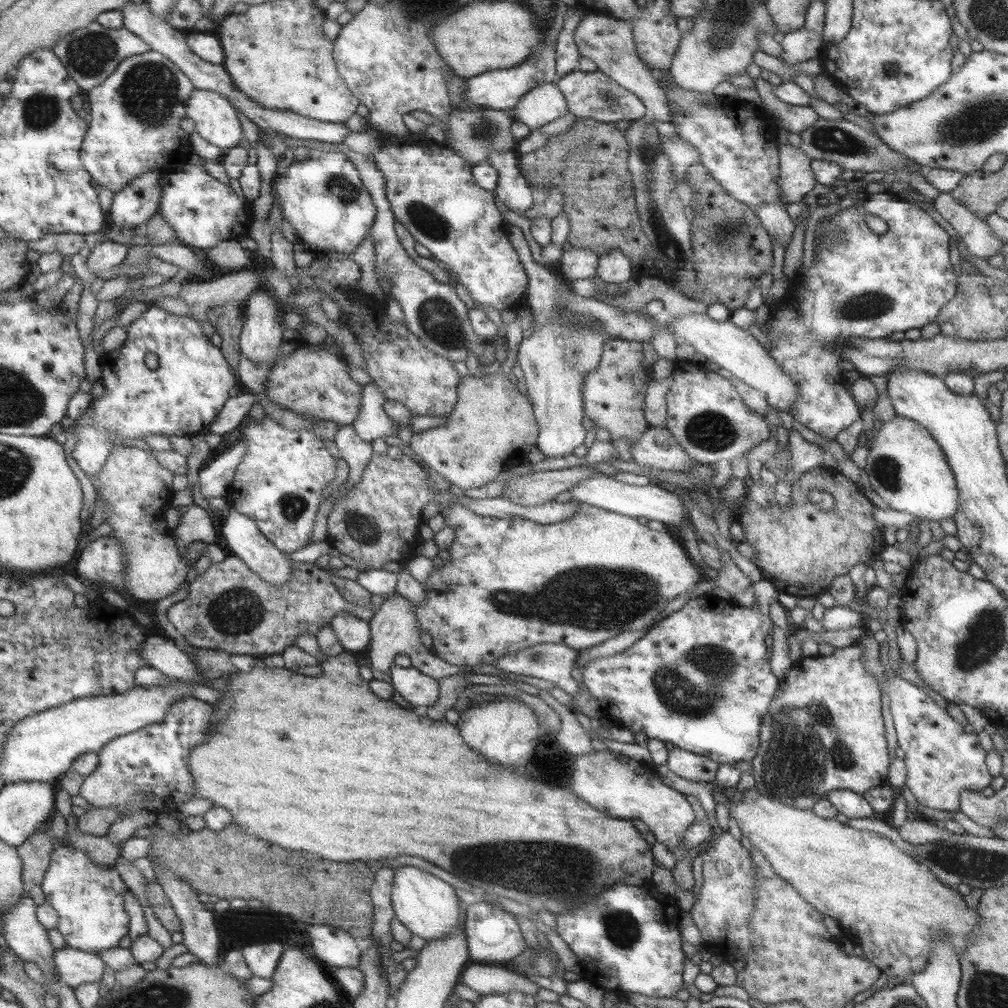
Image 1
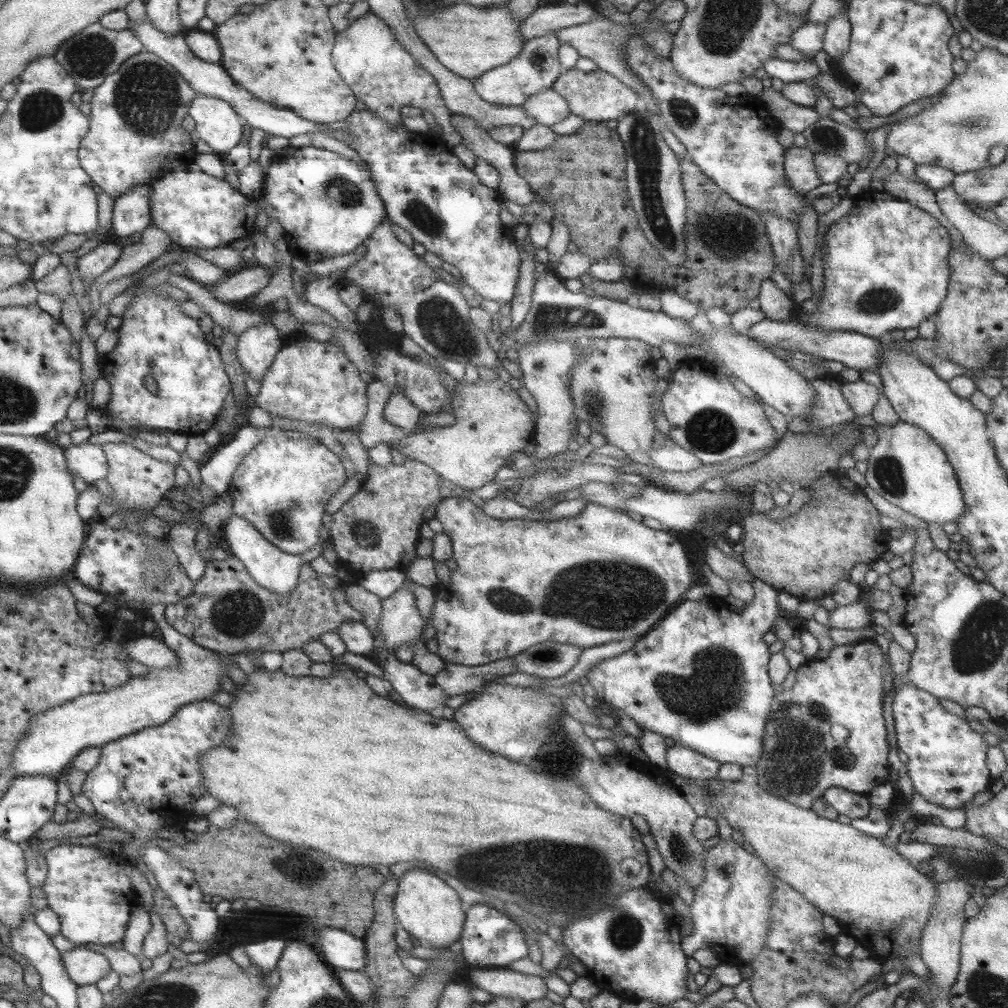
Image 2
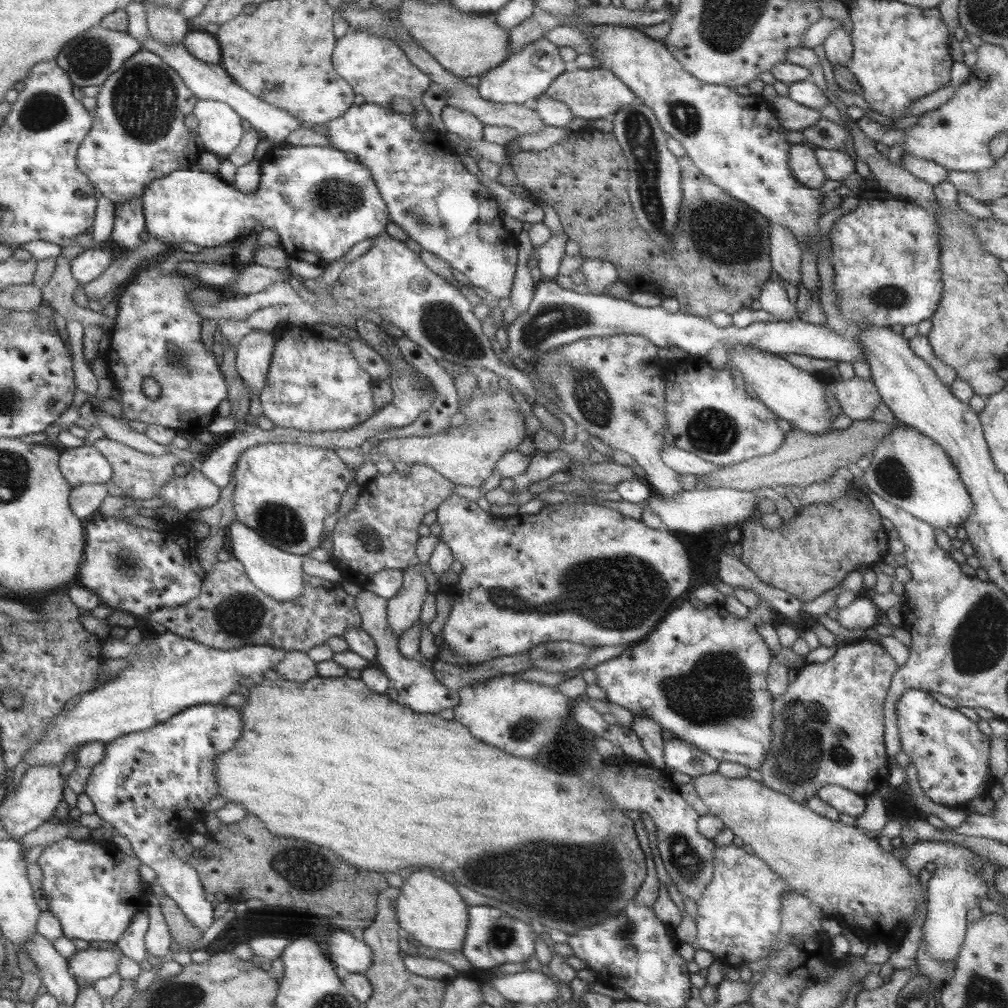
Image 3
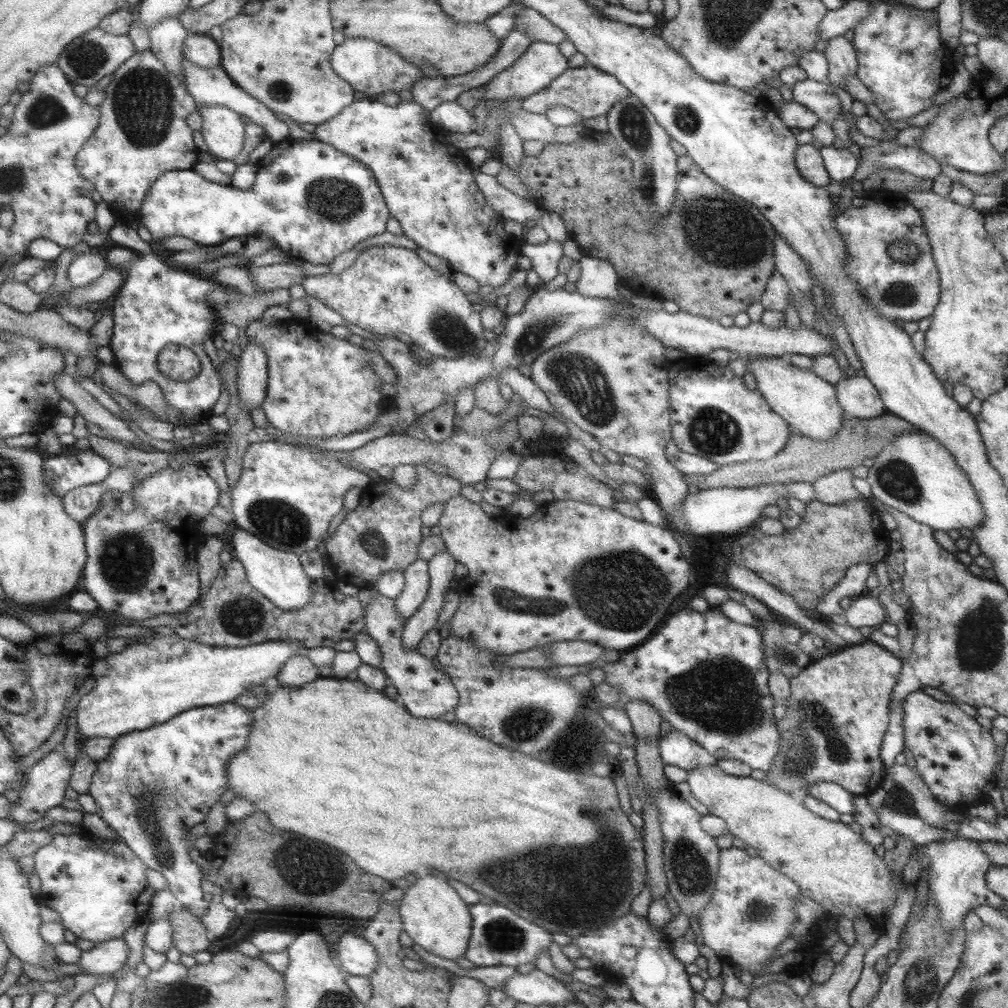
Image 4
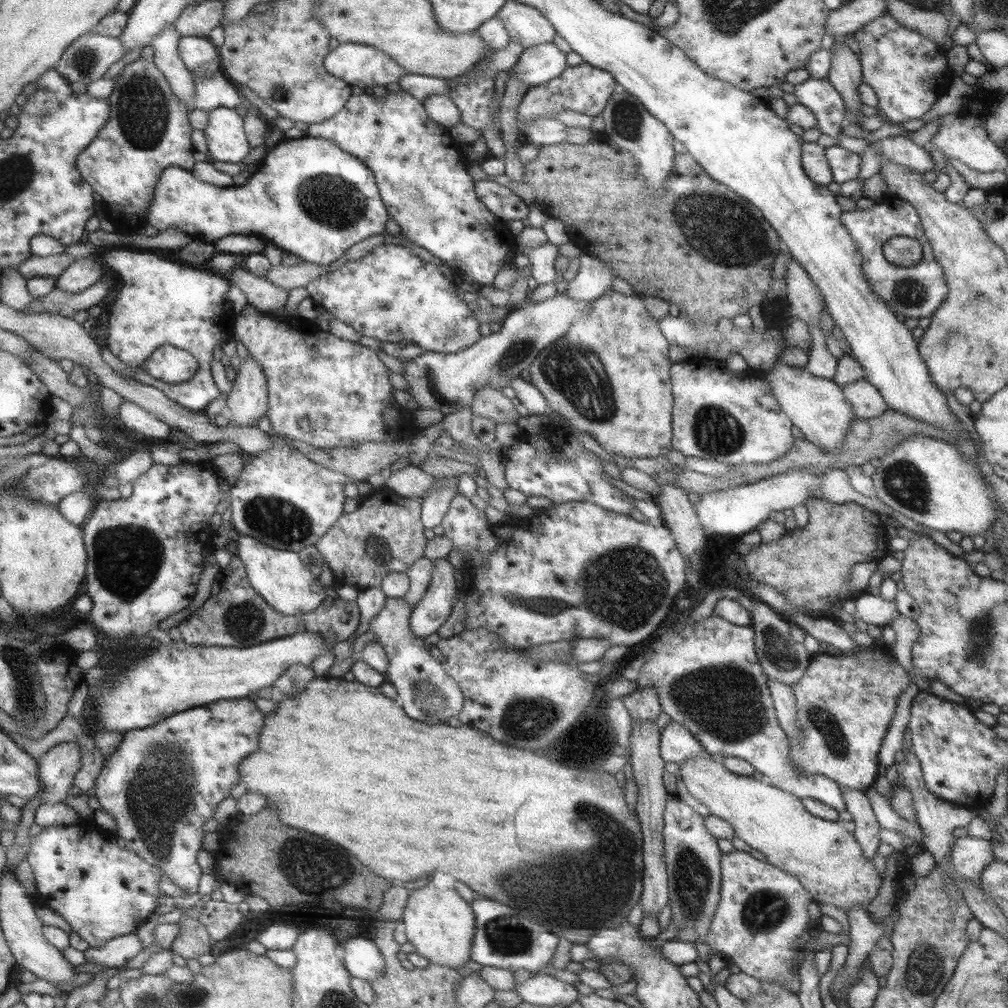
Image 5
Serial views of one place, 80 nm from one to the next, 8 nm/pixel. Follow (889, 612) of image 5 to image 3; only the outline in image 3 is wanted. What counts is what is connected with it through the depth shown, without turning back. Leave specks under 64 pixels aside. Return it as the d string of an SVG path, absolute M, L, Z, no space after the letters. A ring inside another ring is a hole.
M855 597L845 608L838 610L837 622L847 629L874 627L879 609L870 598Z

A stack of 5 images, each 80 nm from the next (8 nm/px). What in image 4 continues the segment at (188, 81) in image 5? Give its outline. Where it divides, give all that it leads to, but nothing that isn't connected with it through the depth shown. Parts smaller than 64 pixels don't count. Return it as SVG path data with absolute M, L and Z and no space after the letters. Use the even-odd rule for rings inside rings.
M162 18L158 20L151 28L148 29L149 46L148 51L155 55L155 58L159 59L159 62L163 63L165 70L172 74L175 78L183 81L183 69L180 65L182 62L182 42L188 35L183 25L176 18Z

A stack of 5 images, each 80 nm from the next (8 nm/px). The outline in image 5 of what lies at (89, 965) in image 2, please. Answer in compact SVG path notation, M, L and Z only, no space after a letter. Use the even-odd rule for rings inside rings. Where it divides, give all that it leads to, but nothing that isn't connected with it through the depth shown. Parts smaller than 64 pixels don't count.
M133 931L107 940L101 948L88 947L83 951L83 959L107 969L119 969L143 948L142 940L139 940L136 931Z

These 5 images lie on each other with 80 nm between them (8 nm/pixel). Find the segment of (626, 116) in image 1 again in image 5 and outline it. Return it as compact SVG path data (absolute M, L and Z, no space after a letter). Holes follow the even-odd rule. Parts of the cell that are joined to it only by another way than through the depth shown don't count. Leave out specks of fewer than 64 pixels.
M586 62L575 66L567 65L559 76L550 78L545 83L529 87L525 91L521 102L515 109L517 139L521 141L519 128L522 128L522 124L538 118L553 118L558 112L574 110L587 116L598 116L609 95L617 89L619 89L619 85L615 82L615 79L604 70L599 70Z

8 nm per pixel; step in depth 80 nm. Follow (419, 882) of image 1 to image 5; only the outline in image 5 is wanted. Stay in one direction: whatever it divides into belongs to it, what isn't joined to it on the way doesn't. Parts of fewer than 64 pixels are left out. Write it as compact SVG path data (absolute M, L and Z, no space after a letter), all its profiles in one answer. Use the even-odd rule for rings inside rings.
M427 880L419 890L409 890L409 892L411 894L408 893L400 923L406 941L411 943L414 951L429 963L451 969L464 967L465 962L470 960L475 930L474 914L469 903L455 890L435 888Z

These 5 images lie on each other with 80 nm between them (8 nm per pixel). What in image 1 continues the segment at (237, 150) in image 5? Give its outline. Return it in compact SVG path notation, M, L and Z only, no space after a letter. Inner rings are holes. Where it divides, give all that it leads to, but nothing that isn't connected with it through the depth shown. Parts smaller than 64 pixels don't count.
M193 88L185 110L185 117L194 122L195 132L222 152L237 146L243 138L237 111L217 92Z

